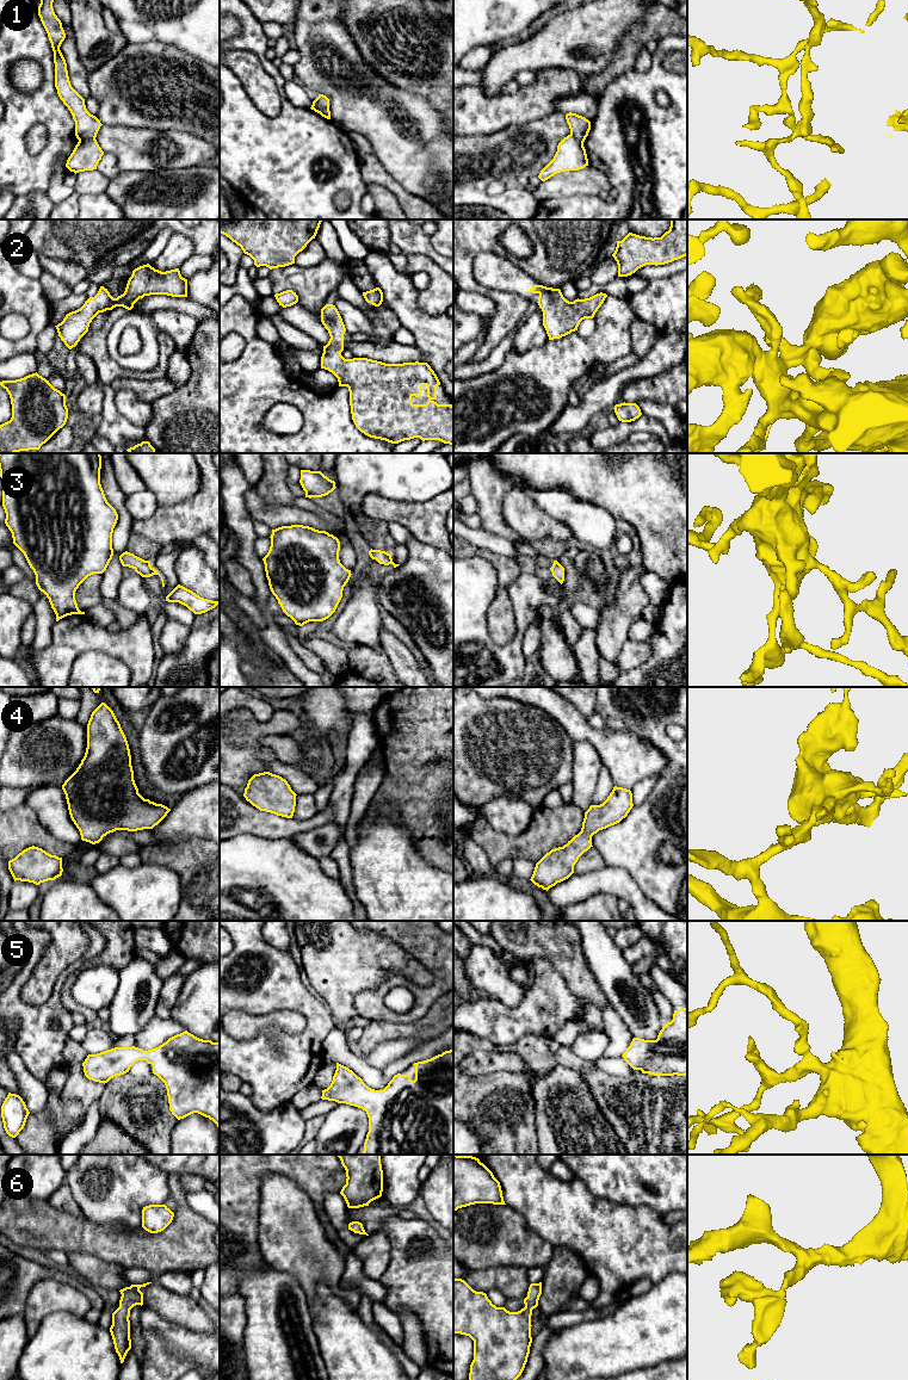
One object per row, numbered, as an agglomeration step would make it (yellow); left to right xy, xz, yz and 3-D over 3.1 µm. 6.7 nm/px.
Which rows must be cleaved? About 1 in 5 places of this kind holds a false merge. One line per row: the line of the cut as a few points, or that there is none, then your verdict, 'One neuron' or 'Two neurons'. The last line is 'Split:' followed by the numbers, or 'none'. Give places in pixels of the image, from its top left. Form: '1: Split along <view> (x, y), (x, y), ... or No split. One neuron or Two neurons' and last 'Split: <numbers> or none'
1: Split along xy (94, 137), (79, 140). Two neurons
2: No split. One neuron
3: No split. One neuron
4: No split. One neuron
5: No split. One neuron
6: No split. One neuron
Split: 1

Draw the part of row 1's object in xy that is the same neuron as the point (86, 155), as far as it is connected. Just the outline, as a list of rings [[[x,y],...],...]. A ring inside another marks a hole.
[[[95,138],[79,140],[73,153],[67,160],[66,167],[75,174],[85,171],[97,169],[104,151]]]

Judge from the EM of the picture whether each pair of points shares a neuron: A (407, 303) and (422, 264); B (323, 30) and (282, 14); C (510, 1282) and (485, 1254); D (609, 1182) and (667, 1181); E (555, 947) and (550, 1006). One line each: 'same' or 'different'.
A: different
B: different
C: different
D: same
E: different

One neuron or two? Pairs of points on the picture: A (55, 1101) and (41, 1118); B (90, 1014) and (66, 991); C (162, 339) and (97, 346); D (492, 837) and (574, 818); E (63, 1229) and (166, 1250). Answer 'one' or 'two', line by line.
A: two
B: one
C: one
D: one
E: one

